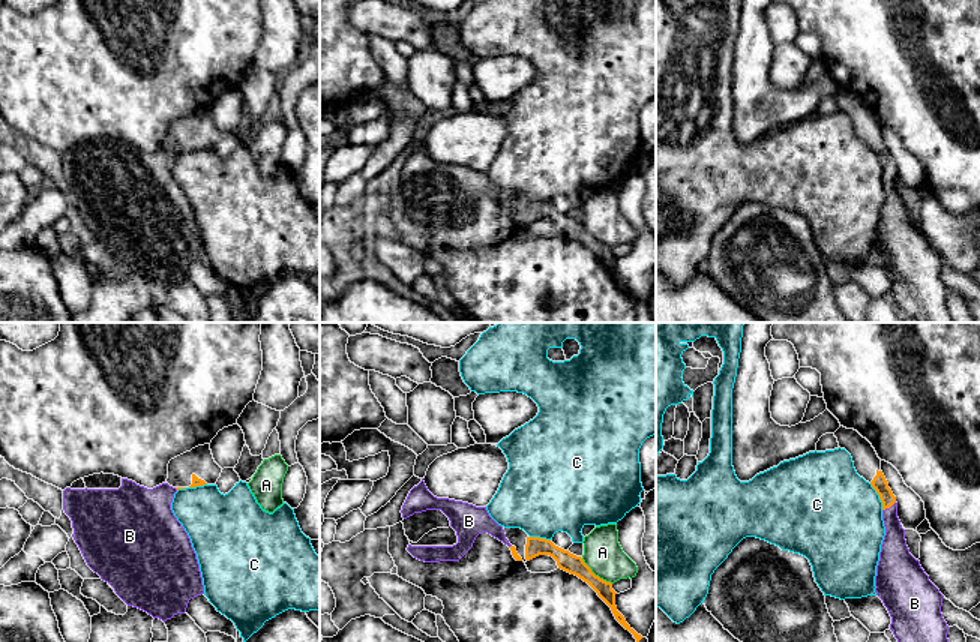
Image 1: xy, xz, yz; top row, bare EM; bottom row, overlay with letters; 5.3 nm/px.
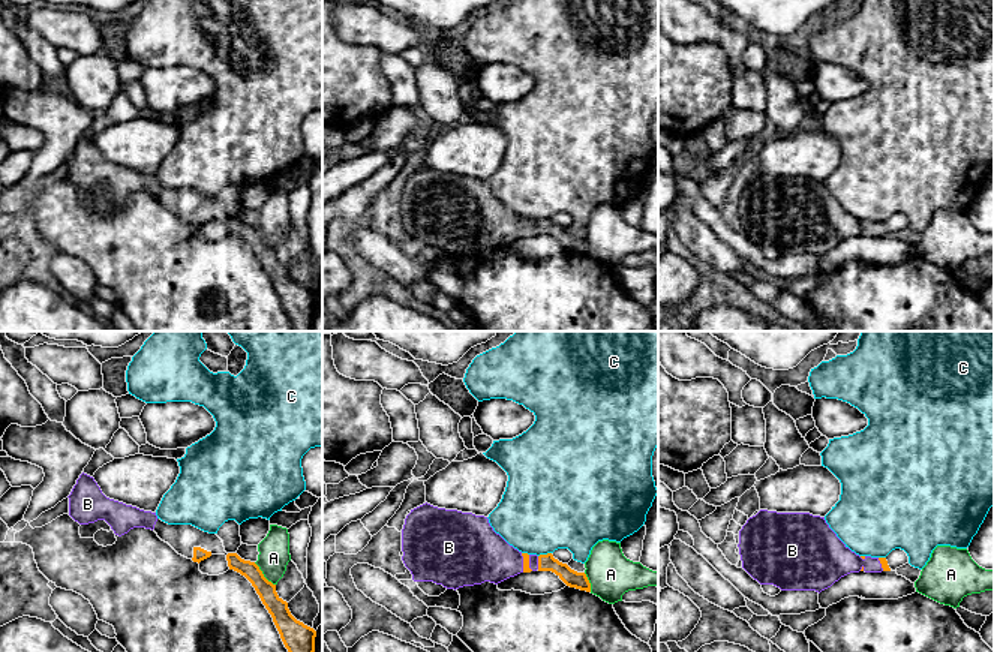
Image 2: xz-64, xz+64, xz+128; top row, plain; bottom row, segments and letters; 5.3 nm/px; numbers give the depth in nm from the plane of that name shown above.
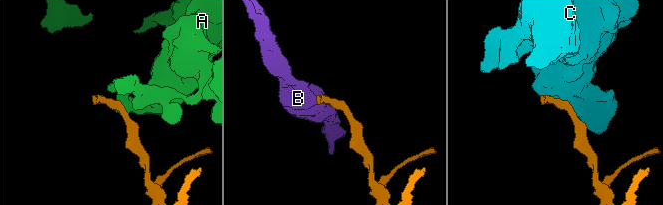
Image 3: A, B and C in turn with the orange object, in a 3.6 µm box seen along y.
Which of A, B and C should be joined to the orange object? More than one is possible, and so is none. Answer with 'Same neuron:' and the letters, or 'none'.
Same neuron: B

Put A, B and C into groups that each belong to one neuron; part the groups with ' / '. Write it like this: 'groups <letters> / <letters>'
groups A / B / C

